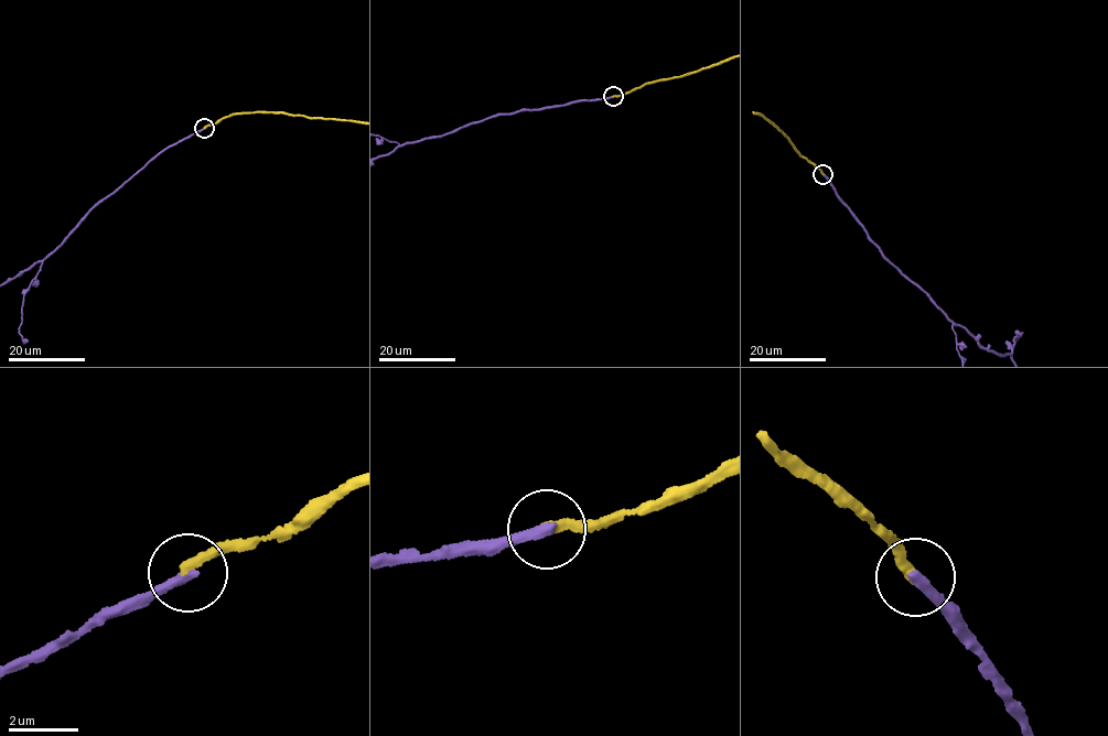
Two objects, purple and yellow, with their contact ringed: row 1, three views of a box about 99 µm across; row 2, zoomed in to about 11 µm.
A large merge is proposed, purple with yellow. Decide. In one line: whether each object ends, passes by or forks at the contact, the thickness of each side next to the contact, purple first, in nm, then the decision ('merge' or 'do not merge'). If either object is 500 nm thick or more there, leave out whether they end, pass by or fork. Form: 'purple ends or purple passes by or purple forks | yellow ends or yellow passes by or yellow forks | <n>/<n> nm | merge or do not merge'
purple ends | yellow ends | 320/300 nm | do not merge

